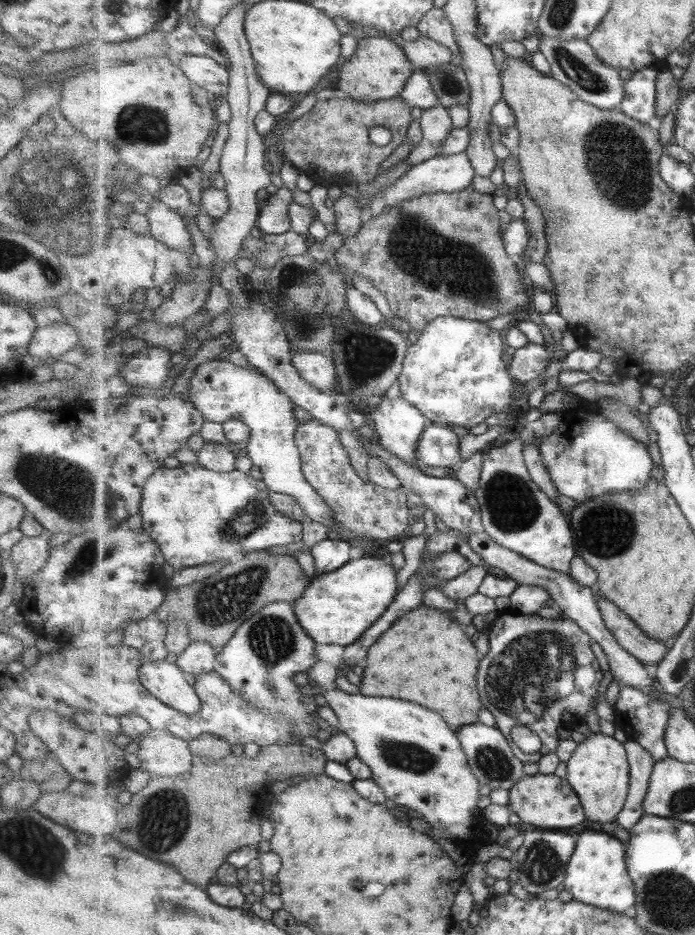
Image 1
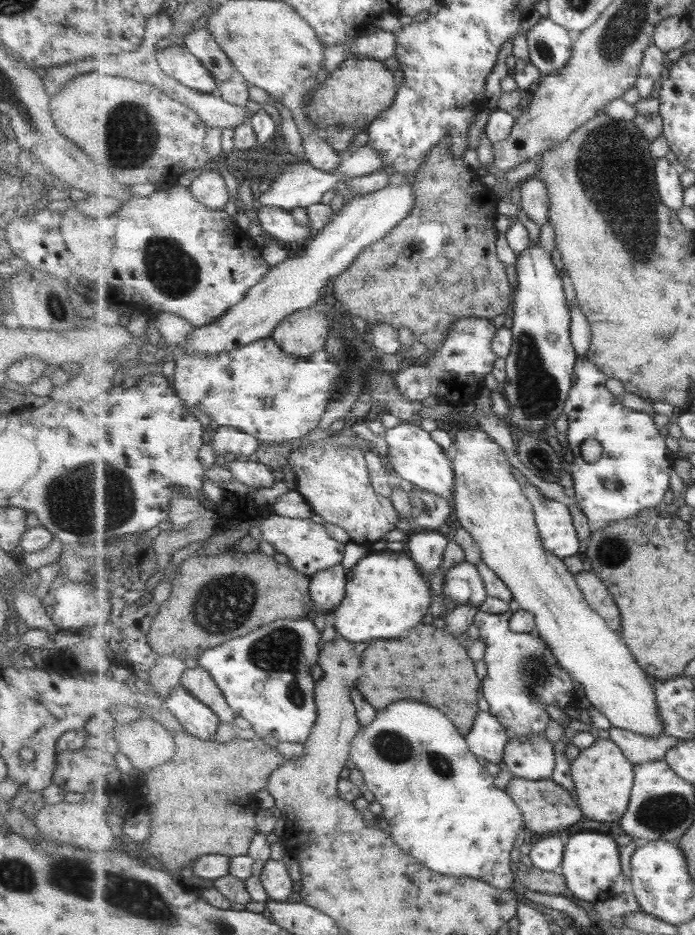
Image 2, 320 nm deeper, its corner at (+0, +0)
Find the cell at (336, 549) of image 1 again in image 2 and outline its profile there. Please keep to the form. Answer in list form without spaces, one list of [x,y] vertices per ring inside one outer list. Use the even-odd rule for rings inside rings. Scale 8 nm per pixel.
[[[340,564],[311,577],[311,598],[317,610],[331,614],[342,604],[347,597],[347,576],[345,567]]]

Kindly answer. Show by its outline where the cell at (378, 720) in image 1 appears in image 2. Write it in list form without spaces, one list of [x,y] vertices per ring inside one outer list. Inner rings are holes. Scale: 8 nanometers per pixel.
[[[395,702],[387,710],[378,712],[375,722],[367,728],[362,728],[358,736],[354,738],[350,758],[355,767],[364,774],[365,787],[374,795],[375,800],[382,806],[381,817],[388,823],[388,828],[392,832],[392,838],[407,853],[413,855],[421,864],[435,872],[453,877],[469,877],[483,879],[491,883],[491,886],[501,890],[515,890],[515,868],[511,862],[511,852],[513,852],[513,842],[523,834],[526,829],[526,820],[523,811],[515,804],[514,799],[509,796],[506,789],[501,789],[495,784],[495,775],[489,774],[487,768],[477,762],[477,755],[473,754],[467,742],[466,735],[459,732],[458,727],[453,726],[453,721],[447,718],[441,710],[431,708],[421,702]]]

